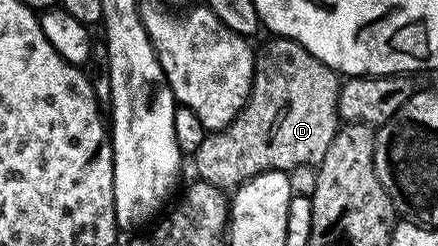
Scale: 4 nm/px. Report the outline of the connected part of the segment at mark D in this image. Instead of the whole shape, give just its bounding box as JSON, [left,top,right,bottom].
[193,36,341,191]

